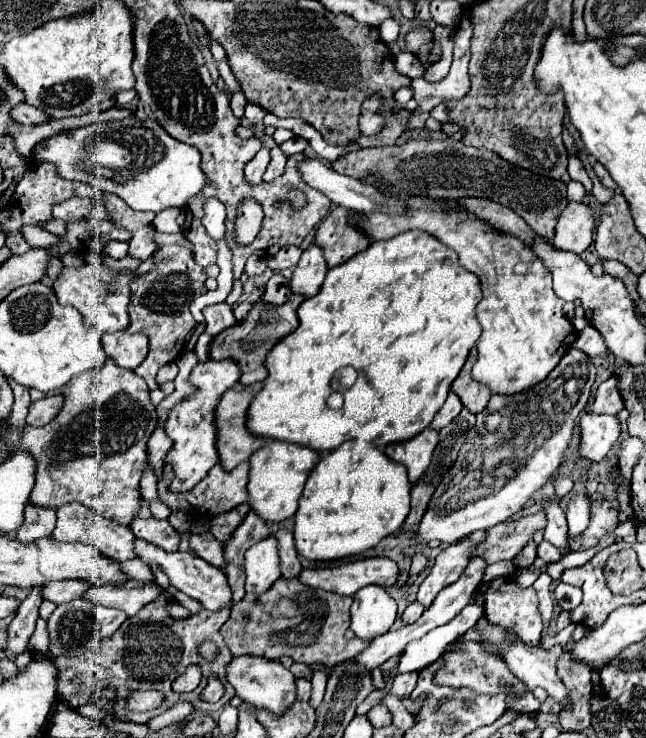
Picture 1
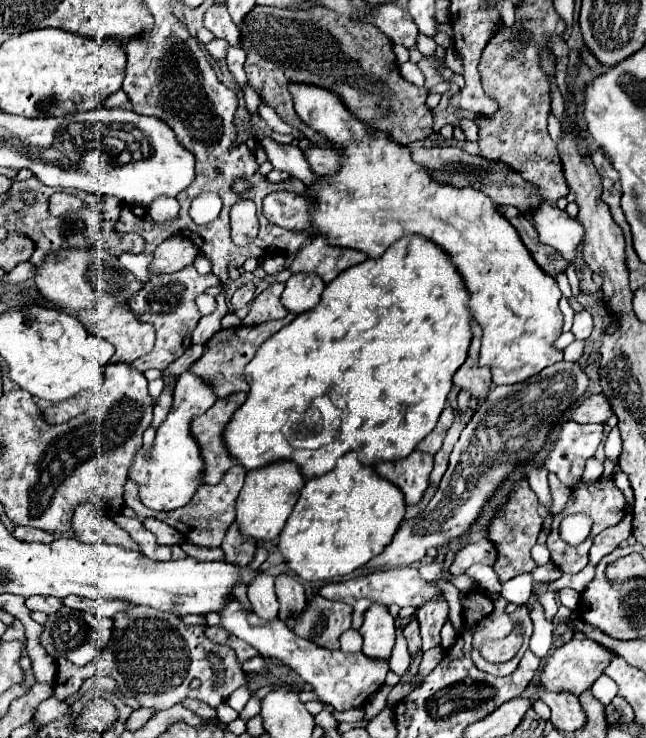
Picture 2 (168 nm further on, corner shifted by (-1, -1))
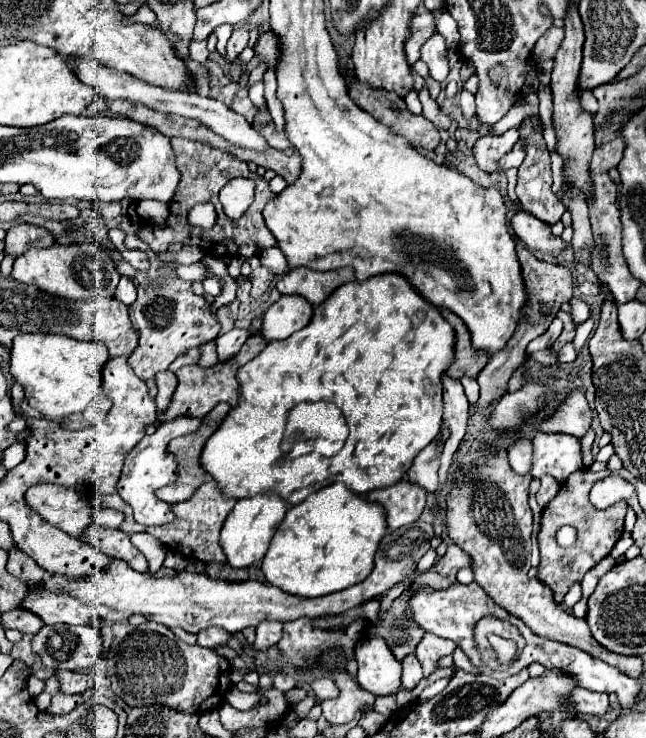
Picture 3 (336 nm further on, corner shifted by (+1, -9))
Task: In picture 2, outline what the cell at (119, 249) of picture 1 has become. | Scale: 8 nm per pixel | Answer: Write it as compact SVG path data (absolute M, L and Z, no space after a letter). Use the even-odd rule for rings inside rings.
M124 253L120 257L120 263L134 275L134 277L140 277L140 281L144 283L150 275L150 263L152 263L152 253L148 255L134 255L134 253Z

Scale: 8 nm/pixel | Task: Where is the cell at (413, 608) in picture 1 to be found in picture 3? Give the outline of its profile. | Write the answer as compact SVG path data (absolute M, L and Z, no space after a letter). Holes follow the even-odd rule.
M406 655L406 661L402 661L402 687L414 689L422 677L422 665L418 663L416 655Z

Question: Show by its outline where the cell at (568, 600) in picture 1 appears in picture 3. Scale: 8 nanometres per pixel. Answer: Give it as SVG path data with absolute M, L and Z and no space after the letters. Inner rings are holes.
M574 583L572 589L566 593L566 597L564 597L564 601L562 601L562 607L564 607L566 611L572 611L572 605L574 605L578 599L580 599L580 583Z

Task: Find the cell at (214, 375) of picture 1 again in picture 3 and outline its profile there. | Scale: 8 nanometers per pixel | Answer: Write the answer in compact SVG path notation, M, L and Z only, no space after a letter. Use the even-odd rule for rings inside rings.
M180 415L178 419L172 419L170 423L160 423L154 435L146 435L128 455L126 455L126 463L124 463L124 471L120 475L118 481L118 493L120 497L134 509L134 519L142 525L166 525L170 521L174 521L174 511L172 507L156 497L156 489L174 483L176 479L176 469L178 469L178 461L174 459L174 455L170 455L168 451L168 443L174 437L186 435L186 433L194 433L200 427L202 419L190 419L190 415Z

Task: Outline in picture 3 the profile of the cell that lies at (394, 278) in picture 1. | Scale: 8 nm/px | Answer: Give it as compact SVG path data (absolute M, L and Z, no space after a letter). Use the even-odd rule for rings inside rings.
M376 275L376 277L370 277L362 283L358 281L350 281L350 283L344 283L342 287L338 287L324 303L320 303L316 309L314 309L314 317L312 321L292 333L288 339L284 341L272 341L268 343L260 355L256 359L252 359L250 363L246 363L242 369L238 369L238 381L240 381L240 403L230 409L230 415L222 421L222 425L218 427L218 431L206 441L204 445L204 451L202 451L202 467L206 467L204 471L208 471L220 485L220 489L226 493L226 495L232 495L236 499L242 499L242 497L250 497L250 495L258 495L258 493L278 493L284 501L288 501L290 505L296 505L300 503L302 499L306 499L310 493L330 485L330 483L336 483L336 481L342 481L346 483L348 489L352 489L354 493L368 493L372 489L378 489L378 487L388 487L388 485L394 485L402 479L402 475L410 469L414 457L430 443L436 439L436 435L440 433L440 425L442 425L442 375L450 369L450 365L454 365L454 359L456 359L456 351L454 351L454 329L450 327L450 323L442 317L440 309L434 307L432 303L426 303L422 299L422 295L418 295L418 291L414 291L414 287L410 287L408 279L404 275ZM300 401L330 401L334 403L344 419L346 419L346 425L348 425L348 439L342 447L342 451L334 457L324 457L316 451L310 451L310 453L304 453L304 455L298 455L298 457L290 457L288 451L286 451L286 443L280 446L282 441L282 435L286 432L286 423L288 423L288 413L294 405L298 405Z

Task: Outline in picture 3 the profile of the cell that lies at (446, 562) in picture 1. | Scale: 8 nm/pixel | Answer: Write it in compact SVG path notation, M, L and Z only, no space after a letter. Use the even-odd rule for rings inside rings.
M424 633L422 641L416 647L416 657L422 663L424 675L430 675L438 665L438 659L444 655L450 655L456 649L456 643L450 643L450 639L442 639L438 635Z

